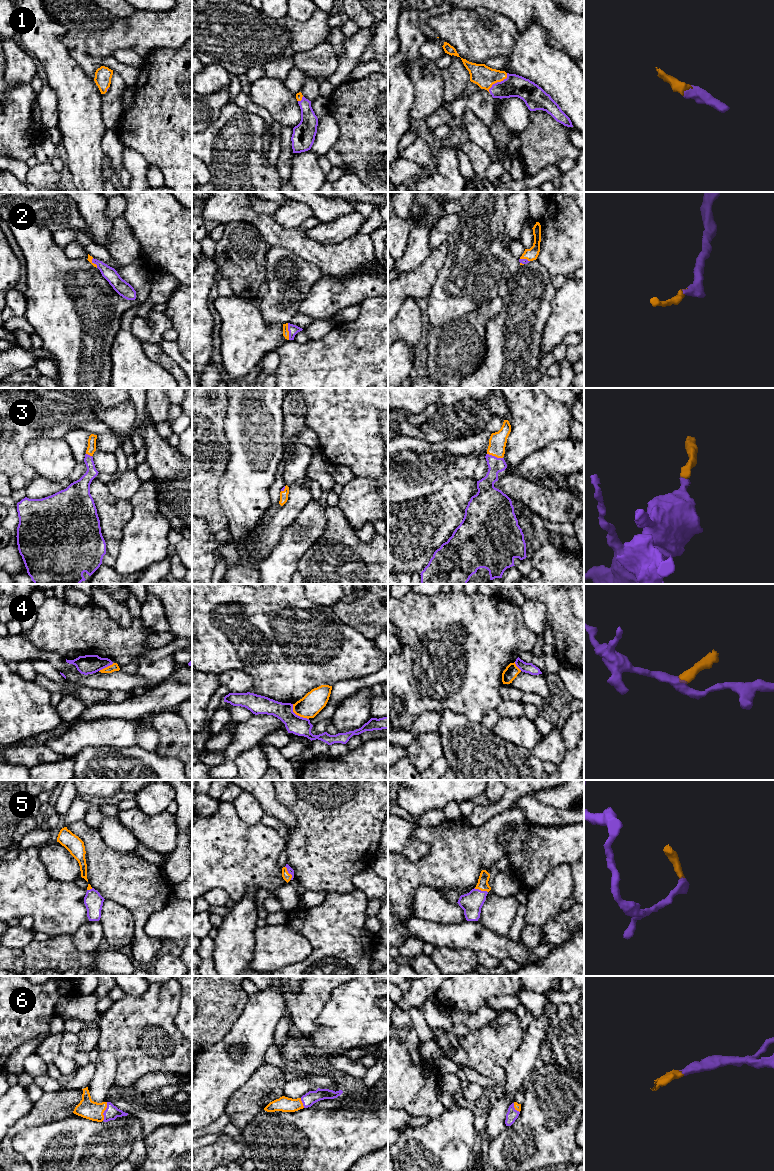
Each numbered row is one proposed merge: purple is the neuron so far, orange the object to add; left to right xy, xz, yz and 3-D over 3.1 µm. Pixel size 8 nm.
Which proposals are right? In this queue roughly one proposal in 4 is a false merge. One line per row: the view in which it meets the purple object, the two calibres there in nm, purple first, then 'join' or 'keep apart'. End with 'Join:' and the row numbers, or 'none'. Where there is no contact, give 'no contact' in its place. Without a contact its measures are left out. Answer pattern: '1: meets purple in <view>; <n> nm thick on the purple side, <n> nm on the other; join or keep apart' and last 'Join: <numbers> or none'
1: meets purple in yz; 180 nm thick on the purple side, 170 nm on the other; join
2: meets purple in xz; 80 nm thick on the purple side, 50 nm on the other; join
3: meets purple in yz; 130 nm thick on the purple side, 140 nm on the other; join
4: meets purple in xz; 150 nm thick on the purple side, 180 nm on the other; keep apart
5: meets purple in xz; 50 nm thick on the purple side, 70 nm on the other; join
6: meets purple in xy; 110 nm thick on the purple side, 150 nm on the other; join
Join: 1, 2, 3, 5, 6

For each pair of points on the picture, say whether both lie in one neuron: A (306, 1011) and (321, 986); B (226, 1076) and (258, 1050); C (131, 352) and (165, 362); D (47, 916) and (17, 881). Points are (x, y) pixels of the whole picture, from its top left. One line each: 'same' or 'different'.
A: same
B: same
C: different
D: same

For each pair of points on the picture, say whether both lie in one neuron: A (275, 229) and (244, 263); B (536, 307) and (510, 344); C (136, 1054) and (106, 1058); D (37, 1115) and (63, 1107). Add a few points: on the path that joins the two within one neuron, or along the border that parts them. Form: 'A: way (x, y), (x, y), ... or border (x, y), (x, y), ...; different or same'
A: border (249, 222), (258, 230), (270, 246); different
B: way (527, 315), (520, 322), (514, 335); same
C: border (99, 1052), (110, 1052), (114, 1056), (115, 1081); different
D: way (43, 1111), (50, 1107), (57, 1107); same

